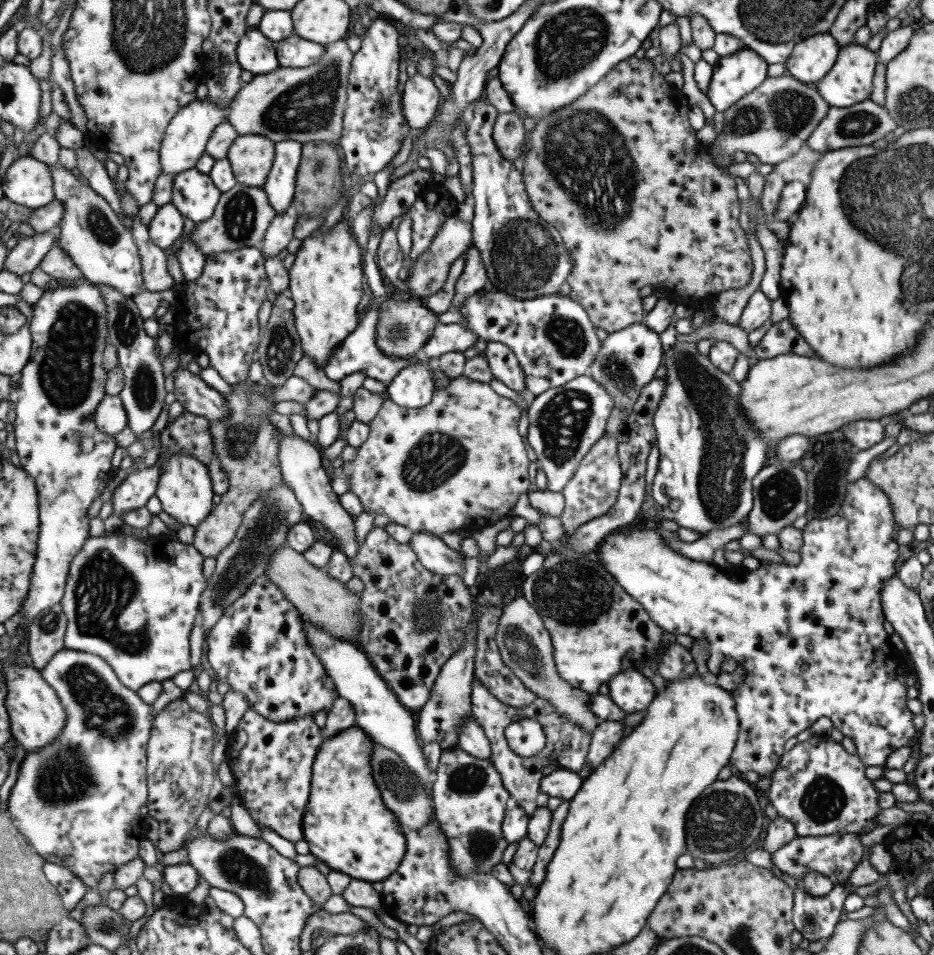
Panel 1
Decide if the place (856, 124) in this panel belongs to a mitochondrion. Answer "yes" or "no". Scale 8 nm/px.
yes

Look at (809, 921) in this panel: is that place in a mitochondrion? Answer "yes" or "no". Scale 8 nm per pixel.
no

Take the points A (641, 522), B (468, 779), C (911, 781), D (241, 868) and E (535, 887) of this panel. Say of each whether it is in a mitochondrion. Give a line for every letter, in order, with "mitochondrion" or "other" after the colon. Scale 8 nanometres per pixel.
A: other
B: mitochondrion
C: other
D: mitochondrion
E: other

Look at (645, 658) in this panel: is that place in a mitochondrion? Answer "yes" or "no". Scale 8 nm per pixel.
no

